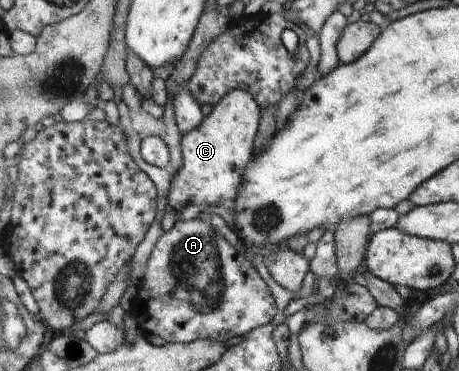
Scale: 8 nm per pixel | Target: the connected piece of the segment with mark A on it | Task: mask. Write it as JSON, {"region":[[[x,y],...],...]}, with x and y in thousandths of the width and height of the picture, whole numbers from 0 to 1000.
{"region":[[[438,588],[383,590],[375,617],[344,644],[314,744],[296,771],[298,795],[283,841],[275,844],[275,860],[296,868],[314,898],[349,903],[364,922],[407,927],[438,914],[492,922],[519,903],[536,903],[553,884],[588,873],[606,844],[584,768],[545,714],[545,704],[514,682],[510,666],[462,617],[458,596]]]}

